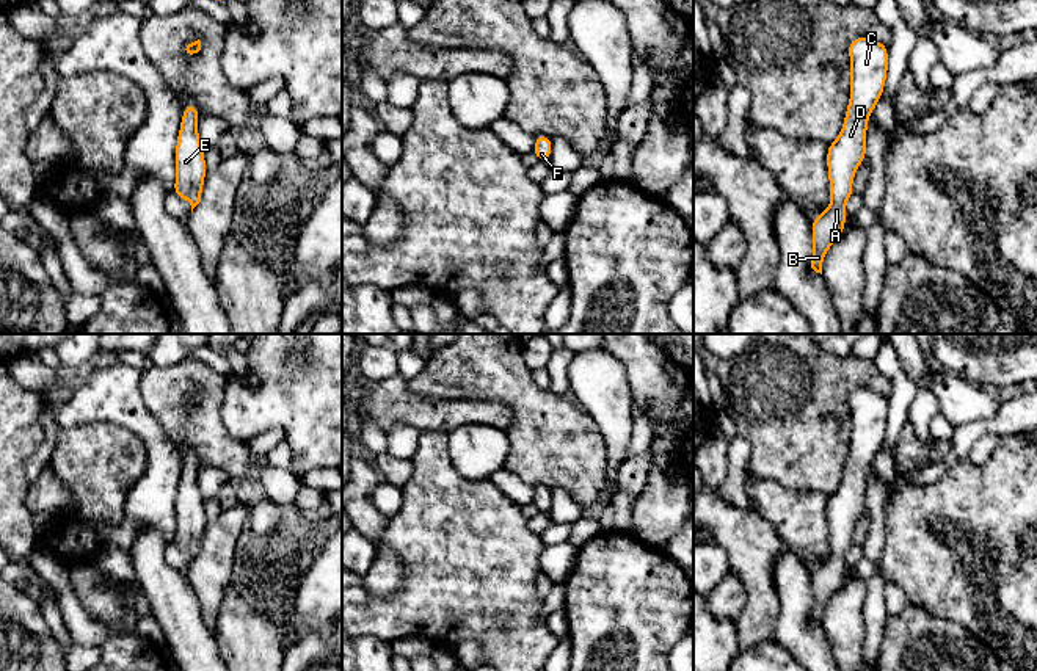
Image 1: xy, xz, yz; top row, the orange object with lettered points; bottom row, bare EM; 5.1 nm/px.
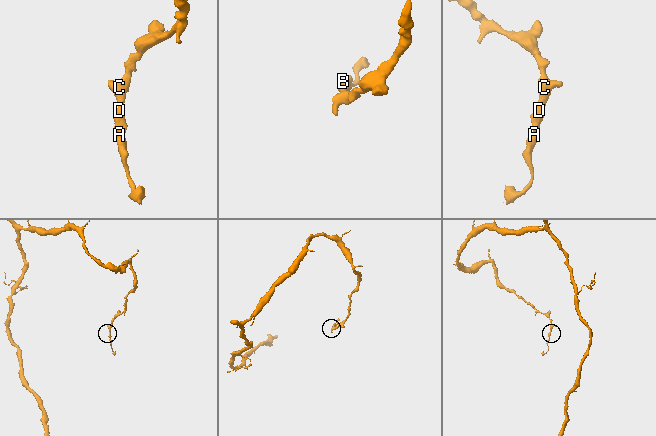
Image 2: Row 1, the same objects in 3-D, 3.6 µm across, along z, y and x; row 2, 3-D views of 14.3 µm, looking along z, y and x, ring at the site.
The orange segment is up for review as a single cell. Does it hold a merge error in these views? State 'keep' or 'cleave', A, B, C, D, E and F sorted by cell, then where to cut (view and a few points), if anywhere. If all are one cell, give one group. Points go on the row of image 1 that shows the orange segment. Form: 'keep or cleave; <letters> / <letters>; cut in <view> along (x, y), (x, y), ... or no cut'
keep; A B C D E F; no cut

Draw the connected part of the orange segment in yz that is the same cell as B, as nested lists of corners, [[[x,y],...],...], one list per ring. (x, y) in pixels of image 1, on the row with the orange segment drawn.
[[[858,36],[847,45],[850,56],[850,99],[838,138],[828,144],[827,169],[830,205],[811,221],[811,268],[822,274],[828,248],[846,227],[846,202],[853,196],[852,183],[866,160],[868,118],[872,114],[888,74],[888,45],[869,36]]]

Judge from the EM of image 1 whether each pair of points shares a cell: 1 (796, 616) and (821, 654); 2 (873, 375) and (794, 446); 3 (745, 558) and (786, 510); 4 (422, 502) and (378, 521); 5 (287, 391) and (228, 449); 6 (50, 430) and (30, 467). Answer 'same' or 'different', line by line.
1: same
2: same
3: different
4: different
5: different
6: same

